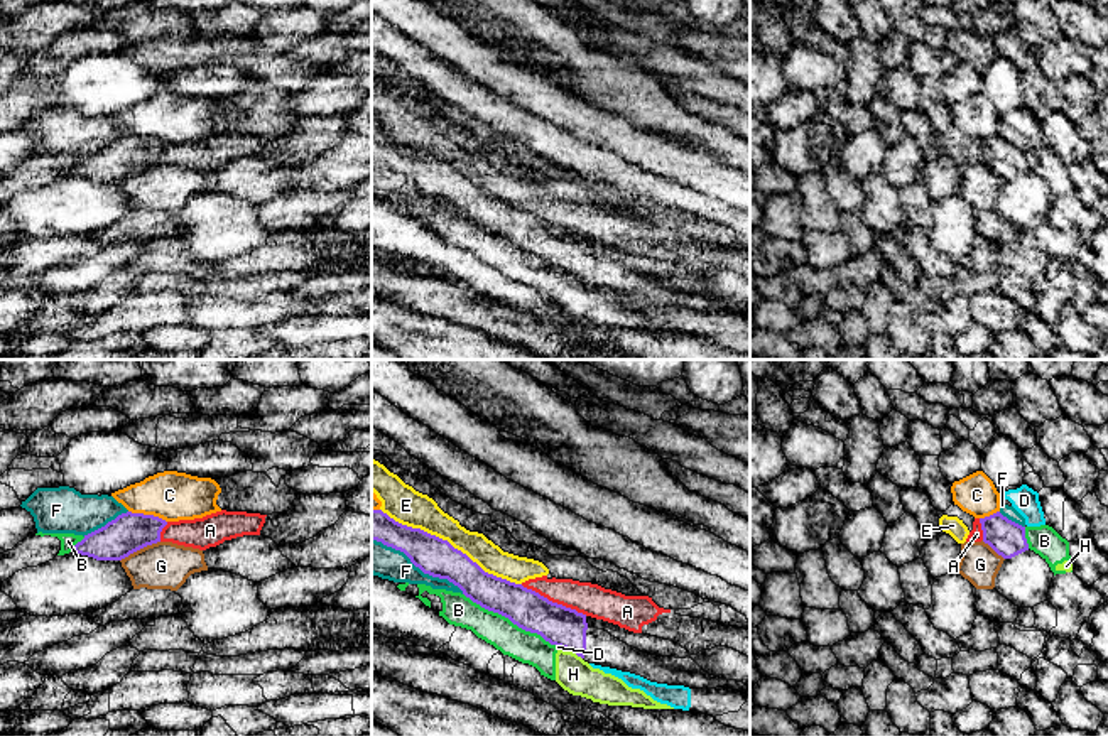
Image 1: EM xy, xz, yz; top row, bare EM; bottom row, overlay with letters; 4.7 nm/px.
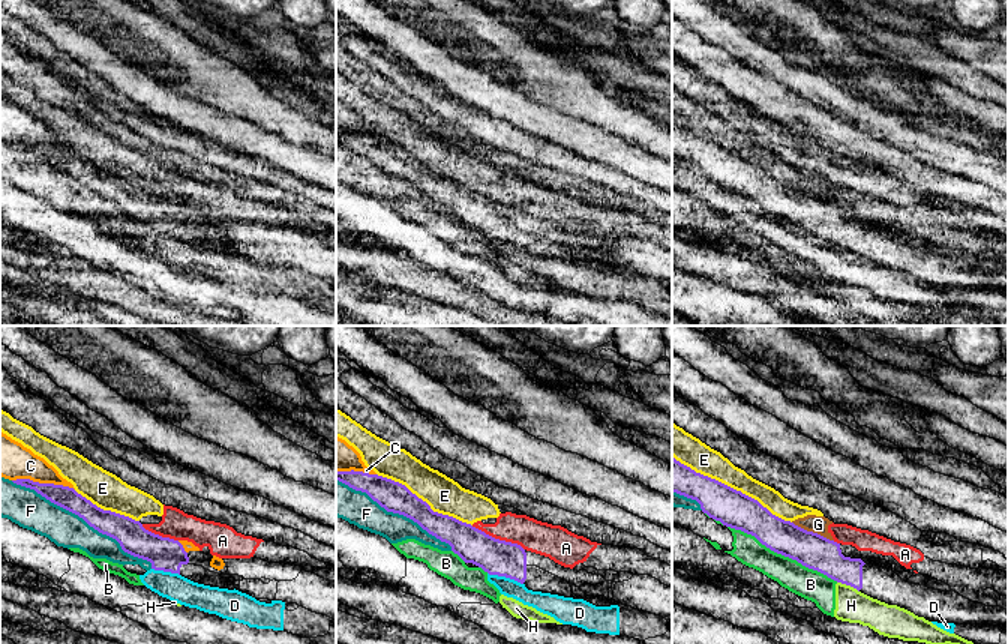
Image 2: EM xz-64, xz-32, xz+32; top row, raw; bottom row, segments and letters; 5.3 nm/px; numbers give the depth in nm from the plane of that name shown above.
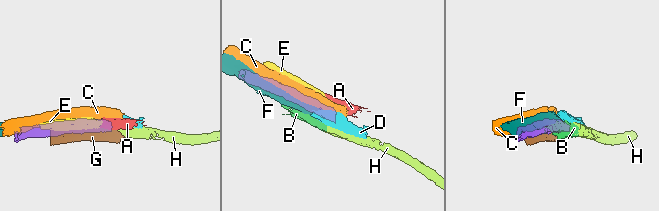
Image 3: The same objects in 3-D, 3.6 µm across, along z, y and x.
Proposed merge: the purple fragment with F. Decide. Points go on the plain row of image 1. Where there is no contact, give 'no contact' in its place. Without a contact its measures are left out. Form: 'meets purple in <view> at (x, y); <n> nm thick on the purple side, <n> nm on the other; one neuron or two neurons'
meets purple in xz at (418, 188); 180 nm thick on the purple side, 160 nm on the other; two neurons

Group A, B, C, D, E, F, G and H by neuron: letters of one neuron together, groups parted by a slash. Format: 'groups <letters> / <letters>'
groups A E / B H / C / D F / G

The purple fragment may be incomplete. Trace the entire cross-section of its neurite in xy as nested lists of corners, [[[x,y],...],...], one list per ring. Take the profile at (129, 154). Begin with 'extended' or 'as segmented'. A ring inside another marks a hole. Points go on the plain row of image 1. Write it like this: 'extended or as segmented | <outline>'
as segmented | [[[122,135],[105,149],[84,157],[71,174],[96,182],[122,182],[130,176],[160,164],[166,142],[144,135]]]

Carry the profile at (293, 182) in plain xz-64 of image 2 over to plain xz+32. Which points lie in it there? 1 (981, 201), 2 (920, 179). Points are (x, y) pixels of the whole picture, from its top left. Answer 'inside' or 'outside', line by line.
1: inside
2: inside

